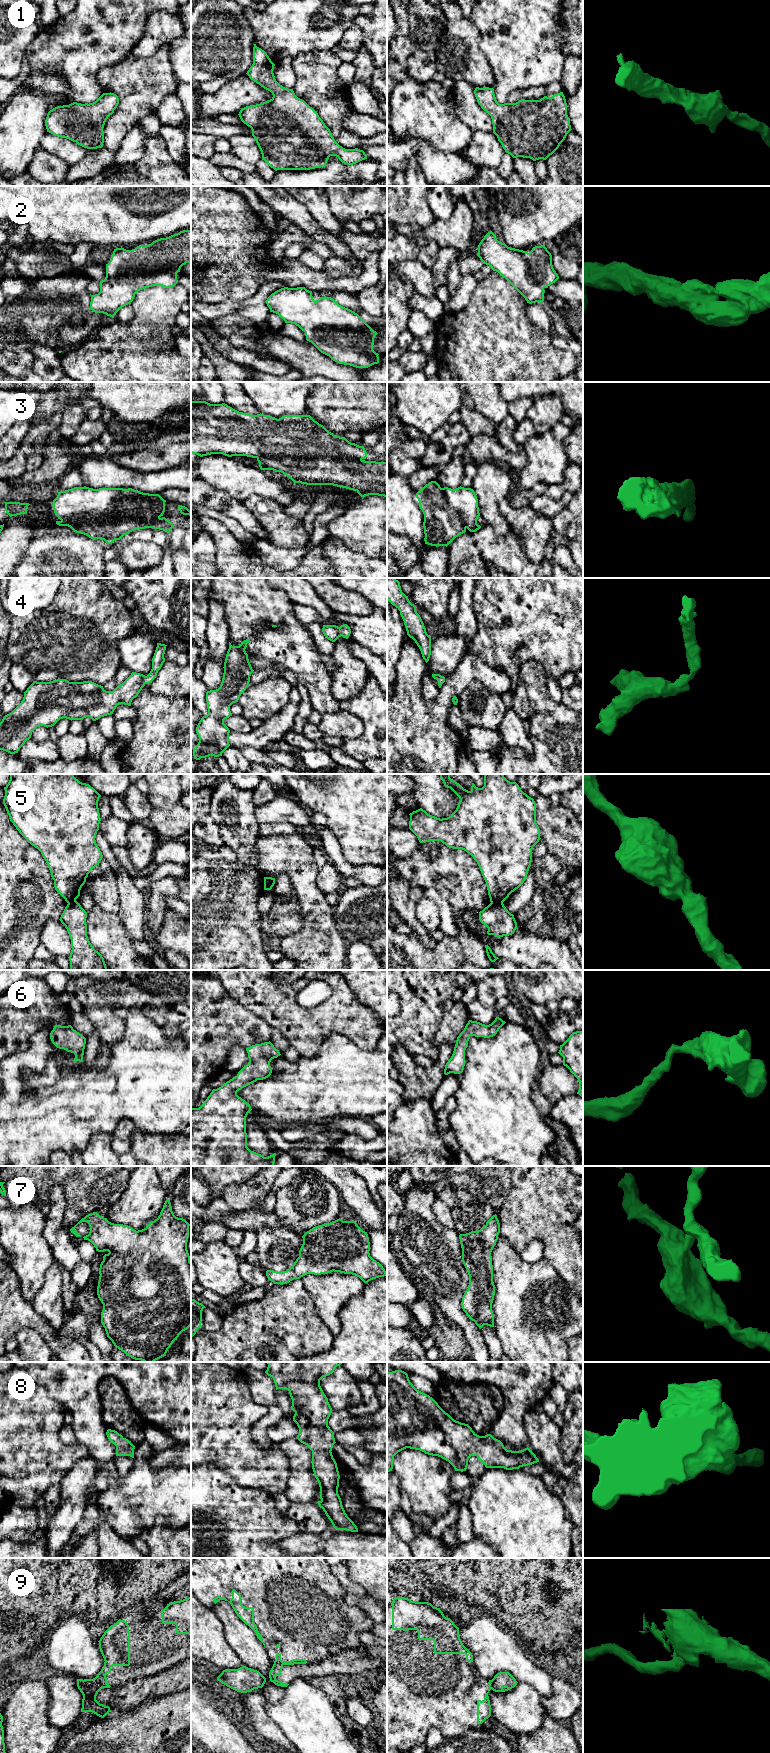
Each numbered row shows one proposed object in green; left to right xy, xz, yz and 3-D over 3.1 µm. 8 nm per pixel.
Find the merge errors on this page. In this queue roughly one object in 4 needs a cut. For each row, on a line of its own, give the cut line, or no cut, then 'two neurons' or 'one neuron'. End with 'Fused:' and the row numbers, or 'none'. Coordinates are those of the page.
1: no cut; one neuron
2: no cut; one neuron
3: no cut; one neuron
4: no cut; one neuron
5: cut in yz along (491, 902), (502, 903); two neurons
6: no cut; one neuron
7: no cut; one neuron
8: no cut; one neuron
9: cut in xy along (82, 1680), (85, 1686), (84, 1694); two neurons
Fused: 5, 9

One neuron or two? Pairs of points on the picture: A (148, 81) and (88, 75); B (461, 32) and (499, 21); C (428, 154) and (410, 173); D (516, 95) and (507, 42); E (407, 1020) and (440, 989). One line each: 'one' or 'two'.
A: two
B: two
C: two
D: two
E: one

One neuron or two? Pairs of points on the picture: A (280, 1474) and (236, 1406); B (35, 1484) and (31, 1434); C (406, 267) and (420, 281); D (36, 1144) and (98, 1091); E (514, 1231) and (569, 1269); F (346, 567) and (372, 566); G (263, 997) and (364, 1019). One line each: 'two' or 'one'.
A: one
B: one
C: one
D: one
E: one
F: one
G: one

